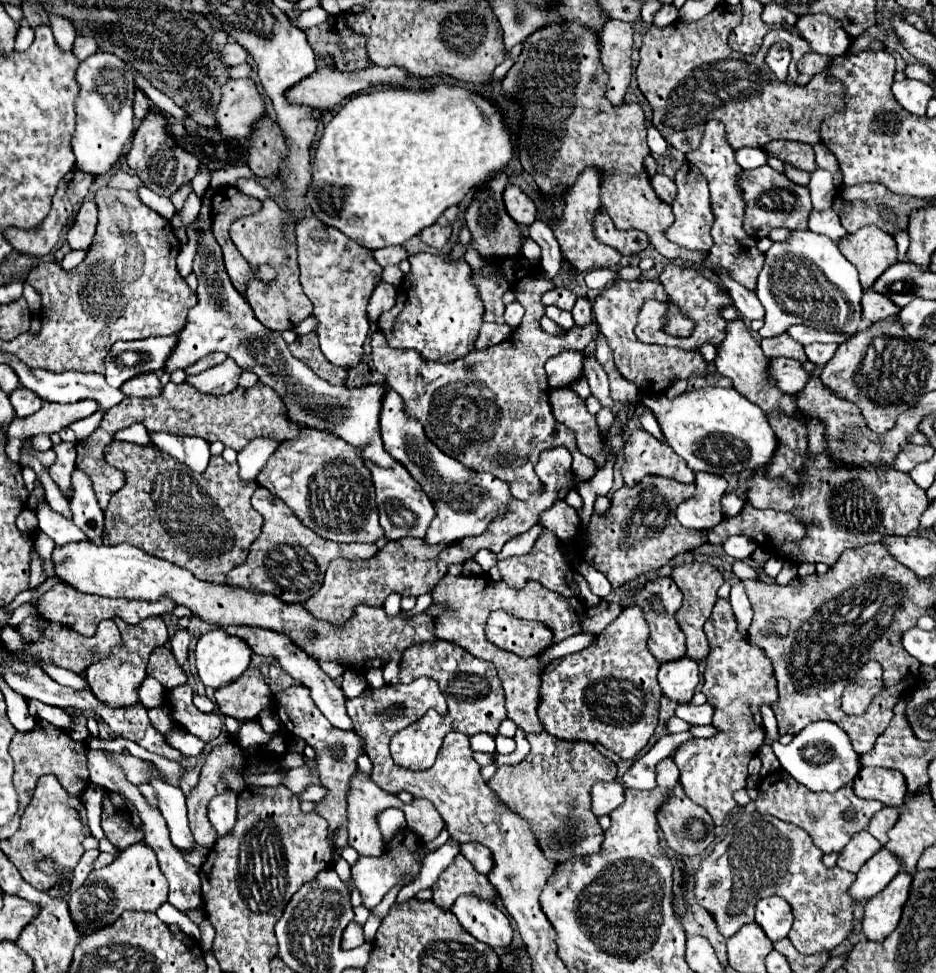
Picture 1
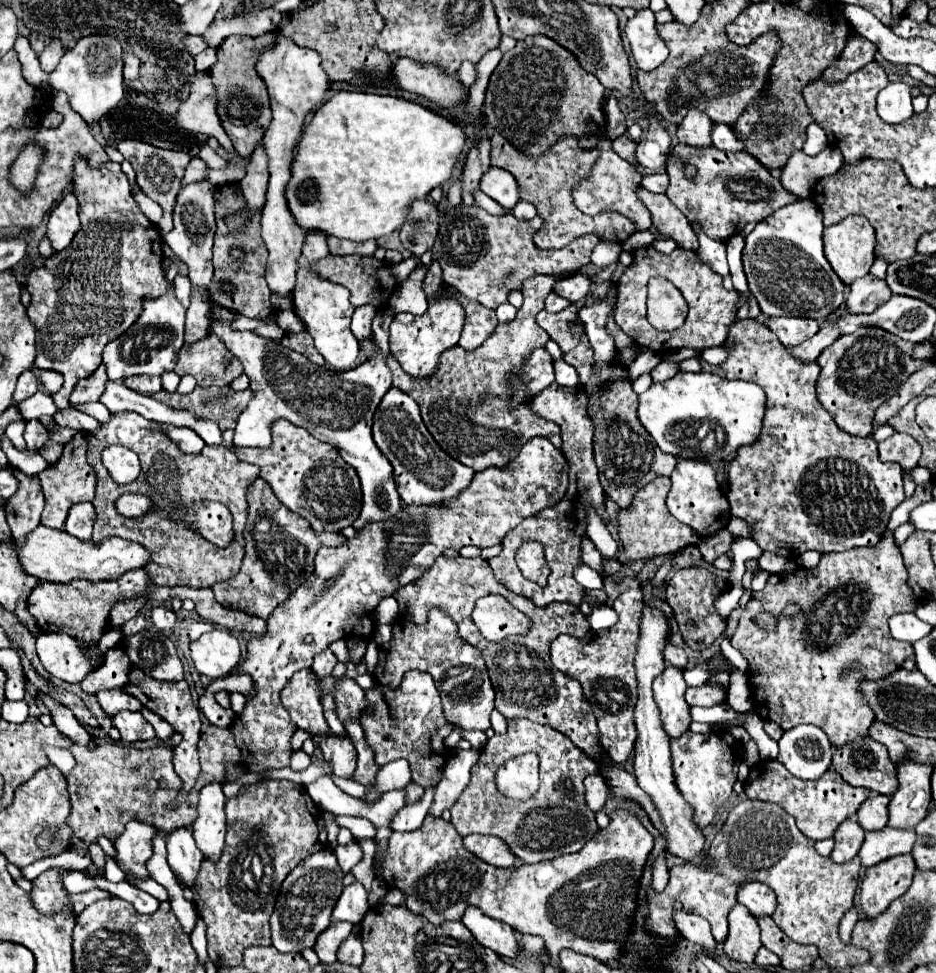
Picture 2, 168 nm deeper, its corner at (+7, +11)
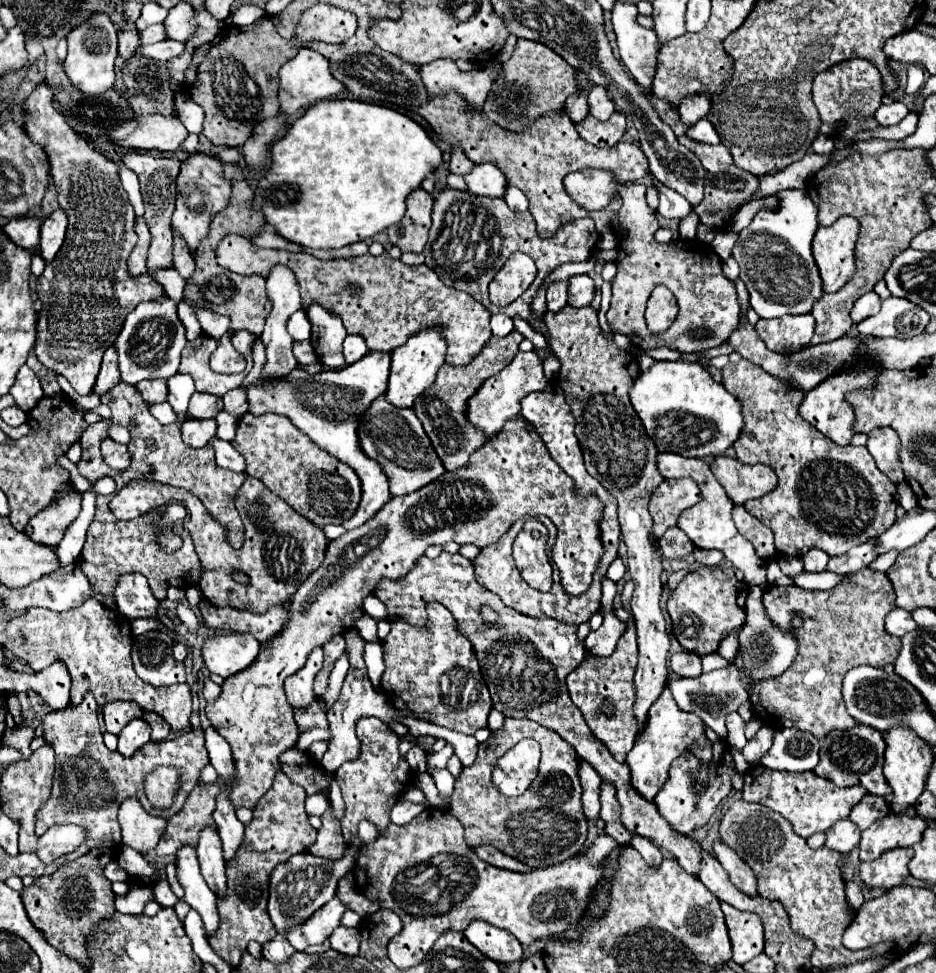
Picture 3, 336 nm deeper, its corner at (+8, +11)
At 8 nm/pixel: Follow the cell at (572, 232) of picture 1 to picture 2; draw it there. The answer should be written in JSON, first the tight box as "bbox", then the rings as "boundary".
{"bbox":[431,203,599,309],"boundary":[[[461,203],[441,215],[437,239],[431,249],[433,261],[441,265],[443,281],[449,287],[455,287],[467,299],[497,309],[501,303],[507,303],[511,291],[521,291],[523,281],[529,277],[559,275],[585,267],[593,247],[599,243],[597,235],[581,235],[563,249],[539,249],[533,243],[533,235],[539,227],[541,217],[521,223],[511,211],[495,217],[475,203]]]}

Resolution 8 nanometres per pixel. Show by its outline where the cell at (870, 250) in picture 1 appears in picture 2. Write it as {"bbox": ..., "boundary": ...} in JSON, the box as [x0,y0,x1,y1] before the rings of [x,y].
{"bbox":[823,215,875,285],"boundary":[[[849,215],[845,221],[825,227],[823,231],[823,245],[825,245],[825,257],[831,263],[833,271],[837,273],[837,277],[845,283],[851,285],[855,279],[865,277],[875,261],[873,255],[873,247],[875,247],[875,231],[871,227],[871,223],[861,217],[861,215]]]}

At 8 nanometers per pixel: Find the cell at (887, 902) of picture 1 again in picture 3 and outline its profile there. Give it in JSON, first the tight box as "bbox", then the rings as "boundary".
{"bbox":[860,847,914,891],"boundary":[[[908,847],[896,849],[896,851],[886,851],[884,855],[880,855],[880,859],[860,865],[860,881],[866,887],[884,889],[884,891],[888,891],[896,885],[902,885],[910,875],[908,863],[910,863],[912,855],[914,855],[914,851]]]}

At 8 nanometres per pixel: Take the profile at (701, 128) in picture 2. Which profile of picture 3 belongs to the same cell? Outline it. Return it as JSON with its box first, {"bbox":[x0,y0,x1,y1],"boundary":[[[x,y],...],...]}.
{"bbox":[678,95,710,127],"boundary":[[[690,95],[690,99],[684,99],[684,103],[680,103],[678,107],[680,121],[684,123],[684,127],[696,125],[696,121],[706,117],[708,111],[710,111],[710,99],[706,95]]]}

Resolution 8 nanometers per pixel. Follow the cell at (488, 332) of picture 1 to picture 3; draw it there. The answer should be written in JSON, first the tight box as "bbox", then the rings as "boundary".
{"bbox":[216,235,490,365],"boundary":[[[226,235],[216,249],[218,263],[240,275],[260,273],[268,275],[272,263],[284,263],[300,279],[302,301],[316,299],[336,311],[348,333],[364,335],[372,351],[390,353],[398,345],[404,345],[408,337],[430,325],[442,325],[448,339],[446,363],[466,365],[484,347],[490,331],[490,311],[464,291],[444,287],[438,275],[426,265],[404,265],[400,259],[390,259],[388,253],[378,257],[366,253],[360,257],[320,261],[306,253],[290,253],[282,249],[260,249],[240,235]]]}

